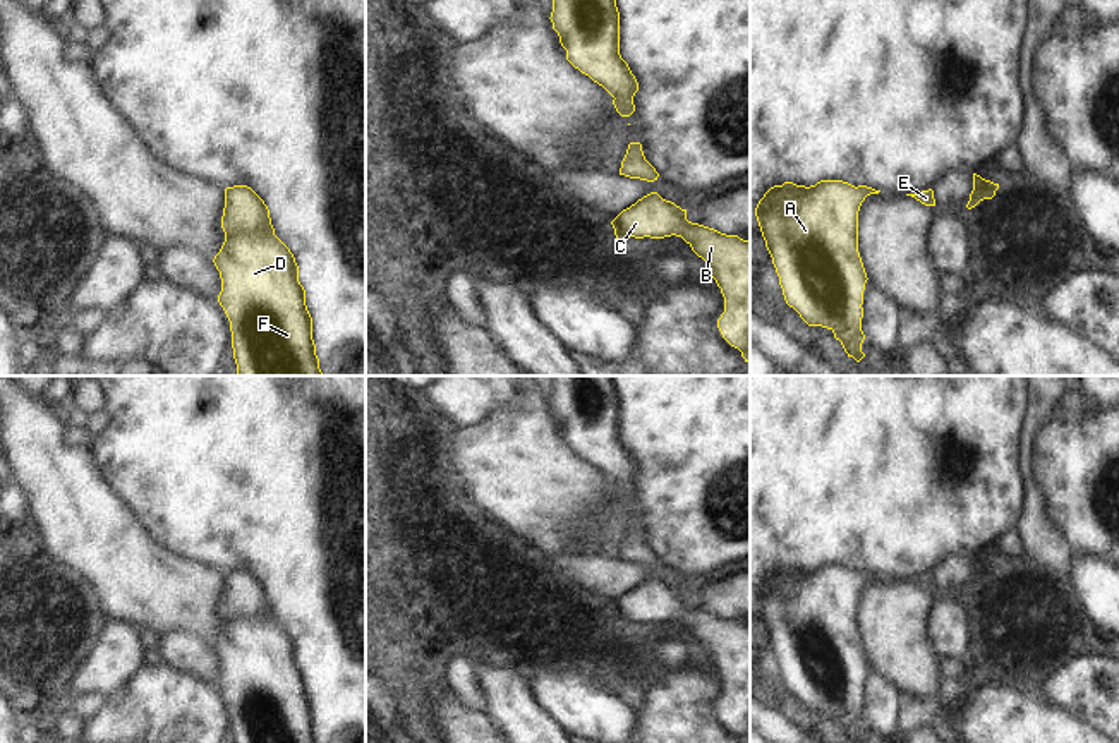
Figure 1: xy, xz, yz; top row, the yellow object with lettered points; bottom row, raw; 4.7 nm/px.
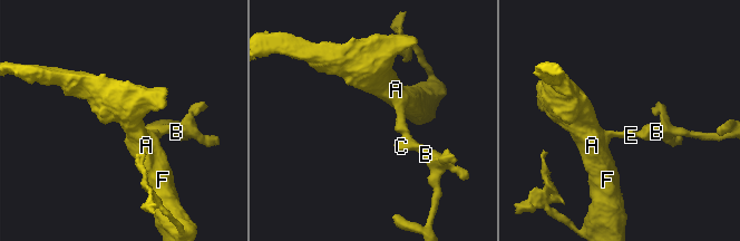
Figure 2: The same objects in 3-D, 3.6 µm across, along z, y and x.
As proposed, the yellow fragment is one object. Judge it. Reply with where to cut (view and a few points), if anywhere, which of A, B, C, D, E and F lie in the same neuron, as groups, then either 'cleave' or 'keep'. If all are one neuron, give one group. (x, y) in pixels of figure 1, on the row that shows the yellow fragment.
cut none; groups A B C D E F; keep

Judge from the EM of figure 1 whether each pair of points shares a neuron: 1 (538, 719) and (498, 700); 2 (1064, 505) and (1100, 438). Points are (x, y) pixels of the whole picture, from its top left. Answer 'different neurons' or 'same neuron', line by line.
1: same neuron
2: same neuron

